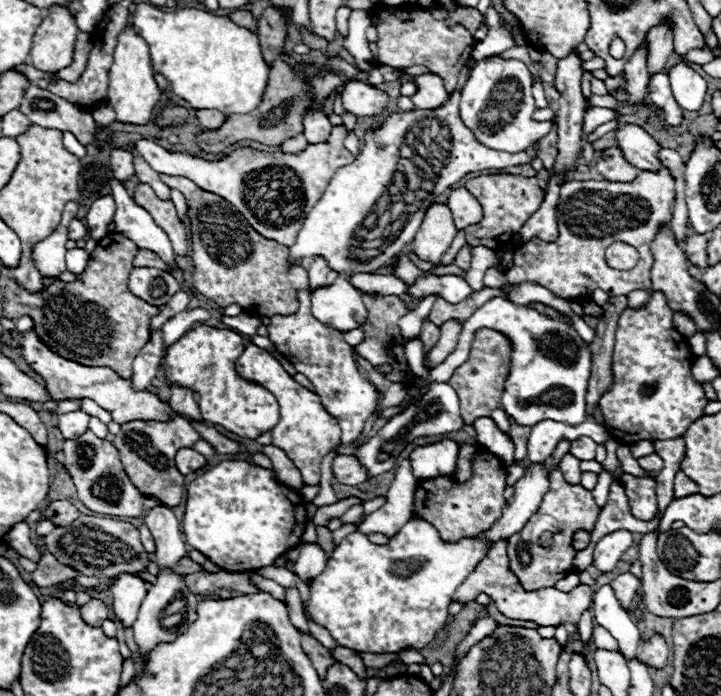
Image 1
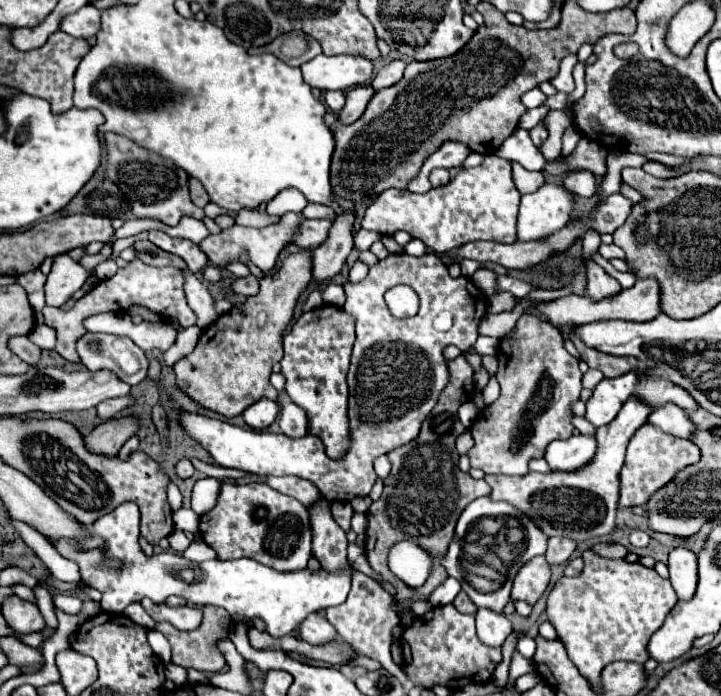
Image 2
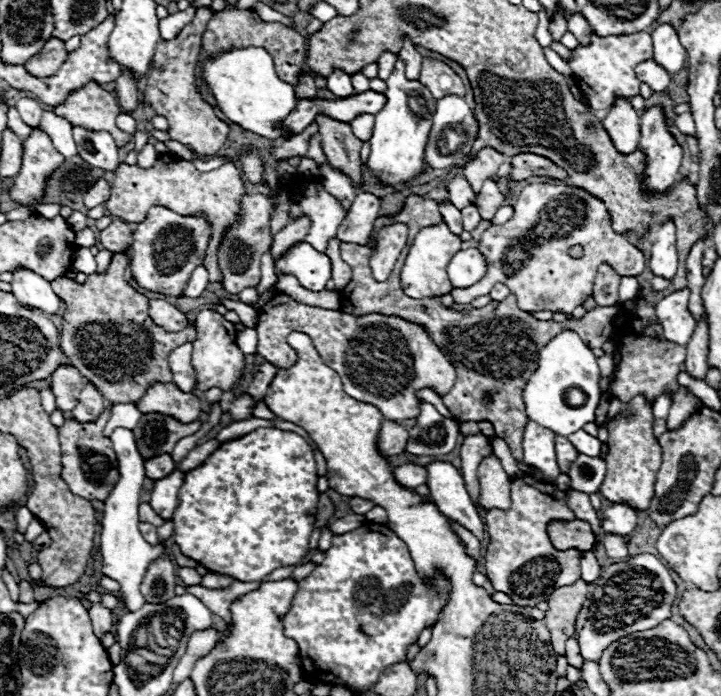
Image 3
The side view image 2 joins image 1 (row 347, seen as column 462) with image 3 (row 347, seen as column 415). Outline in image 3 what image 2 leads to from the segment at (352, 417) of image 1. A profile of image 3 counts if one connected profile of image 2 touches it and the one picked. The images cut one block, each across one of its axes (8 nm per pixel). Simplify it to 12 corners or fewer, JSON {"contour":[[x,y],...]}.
{"contour":[[274,296],[256,352],[296,364],[288,332],[314,340],[344,392],[388,420],[416,392],[444,396],[456,370],[398,316],[350,316]]}

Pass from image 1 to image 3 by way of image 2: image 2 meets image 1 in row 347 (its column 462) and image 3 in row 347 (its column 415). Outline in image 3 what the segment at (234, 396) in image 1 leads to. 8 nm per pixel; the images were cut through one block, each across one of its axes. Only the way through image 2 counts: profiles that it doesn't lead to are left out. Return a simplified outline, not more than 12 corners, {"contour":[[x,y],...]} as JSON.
{"contour":[[200,310],[192,366],[198,388],[234,388],[244,372],[234,324]]}

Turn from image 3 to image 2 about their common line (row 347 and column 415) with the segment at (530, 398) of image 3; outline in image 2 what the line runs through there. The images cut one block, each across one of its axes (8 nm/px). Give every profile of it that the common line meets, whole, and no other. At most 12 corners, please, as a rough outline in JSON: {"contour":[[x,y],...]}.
{"contour":[[404,540],[392,546],[388,566],[402,582],[420,588],[432,560]]}

